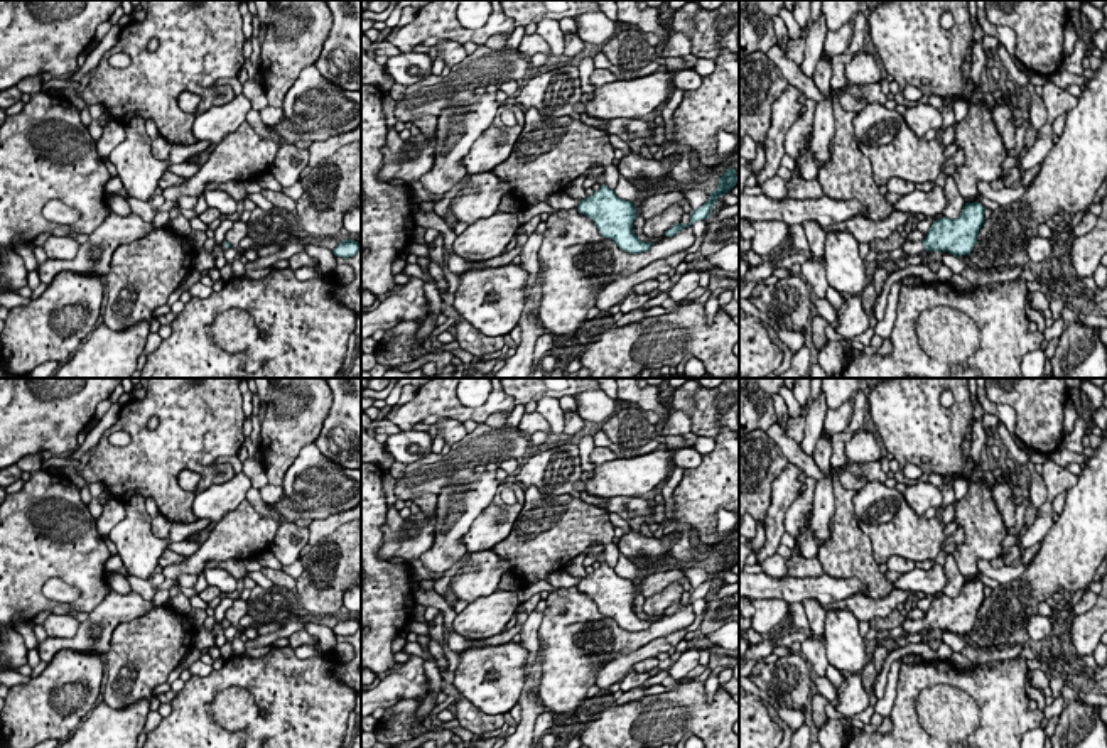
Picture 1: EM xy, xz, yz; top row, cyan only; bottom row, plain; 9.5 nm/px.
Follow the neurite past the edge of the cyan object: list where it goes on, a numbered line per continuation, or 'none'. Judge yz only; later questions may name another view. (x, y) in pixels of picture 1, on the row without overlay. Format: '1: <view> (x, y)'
1: yz (910, 627)

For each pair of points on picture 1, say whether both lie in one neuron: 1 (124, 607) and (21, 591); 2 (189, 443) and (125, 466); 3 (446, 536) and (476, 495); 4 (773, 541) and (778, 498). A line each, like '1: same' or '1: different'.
1: different
2: same
3: same
4: same

